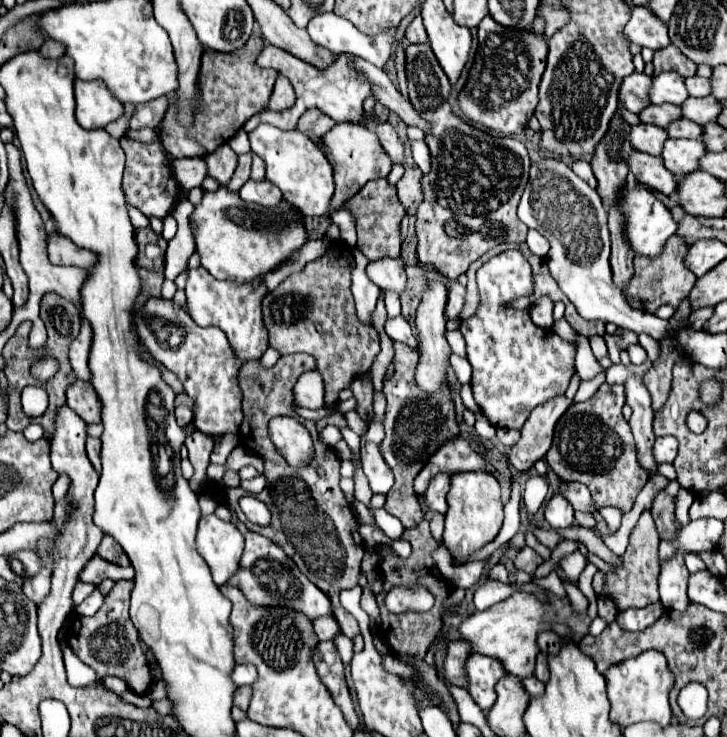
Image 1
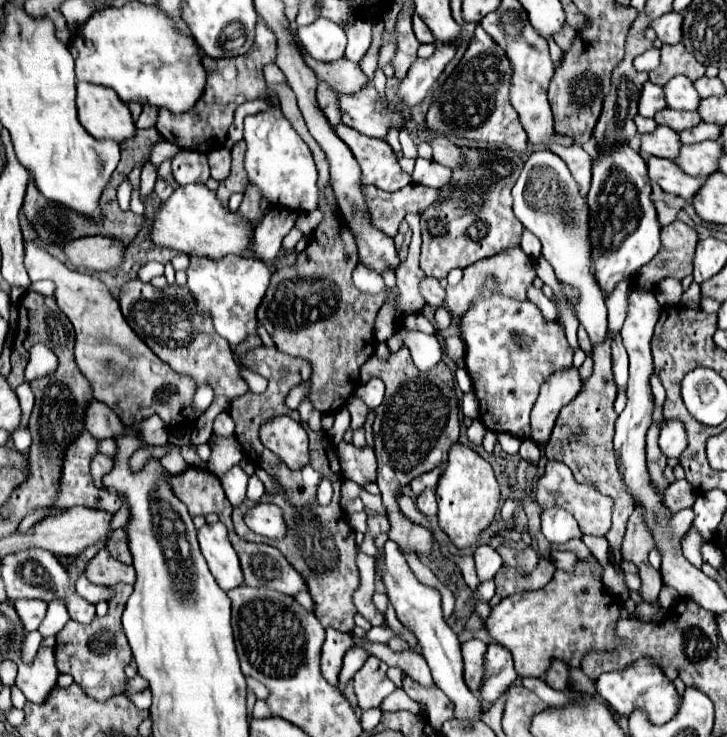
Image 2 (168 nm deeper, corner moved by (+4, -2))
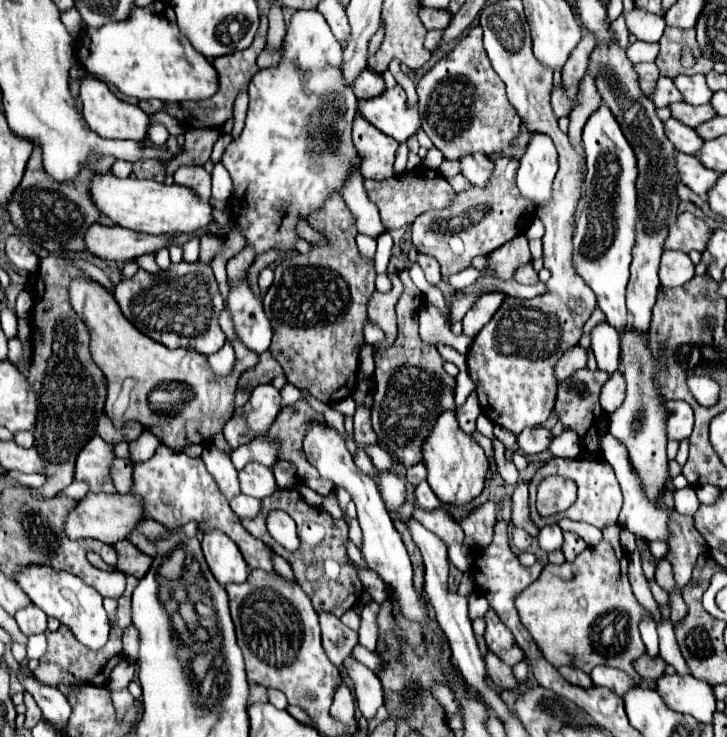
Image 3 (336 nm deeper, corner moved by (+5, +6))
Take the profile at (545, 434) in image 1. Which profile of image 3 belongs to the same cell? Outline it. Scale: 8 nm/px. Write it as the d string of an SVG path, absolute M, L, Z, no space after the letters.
M574 346L562 354L562 358L554 366L556 382L564 382L568 376L572 376L576 370L586 368L586 350L580 346Z

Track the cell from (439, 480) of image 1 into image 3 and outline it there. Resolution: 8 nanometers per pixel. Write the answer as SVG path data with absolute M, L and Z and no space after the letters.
M422 482L422 484L416 486L416 502L424 510L436 510L436 508L442 506L442 502L436 498L436 494L428 486L428 482Z

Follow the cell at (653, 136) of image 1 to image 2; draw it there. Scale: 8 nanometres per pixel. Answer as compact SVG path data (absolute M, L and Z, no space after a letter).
M657 126L651 134L643 134L641 138L641 150L657 156L657 158L675 158L679 156L679 148L683 146L679 132L667 128L667 126Z

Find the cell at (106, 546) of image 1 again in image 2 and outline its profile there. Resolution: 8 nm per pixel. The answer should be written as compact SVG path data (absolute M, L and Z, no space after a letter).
M117 528L109 540L107 540L107 550L111 552L113 558L121 560L123 564L131 564L131 552L127 548L127 534L125 534L125 528Z

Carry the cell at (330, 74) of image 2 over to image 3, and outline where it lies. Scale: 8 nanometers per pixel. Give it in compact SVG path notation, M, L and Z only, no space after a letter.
M364 68L358 74L358 78L352 82L352 88L354 88L356 98L366 98L366 96L378 96L378 92L382 92L382 88L386 88L386 86L378 72Z

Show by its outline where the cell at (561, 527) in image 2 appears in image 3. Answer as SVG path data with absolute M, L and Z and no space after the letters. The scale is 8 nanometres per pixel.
M554 524L554 526L544 526L542 530L540 530L540 534L538 534L538 540L540 540L540 546L546 550L546 552L552 552L552 550L556 550L556 548L560 548L562 546L562 530L560 530L560 526L558 524Z

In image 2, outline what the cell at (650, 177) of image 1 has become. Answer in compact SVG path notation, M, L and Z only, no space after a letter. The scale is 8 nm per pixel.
M653 156L653 158L649 158L647 168L649 168L649 178L653 182L657 182L665 192L681 196L687 202L693 200L695 192L699 192L699 188L703 186L703 180L705 180L699 176L683 174L683 170L673 160L667 160L667 158Z

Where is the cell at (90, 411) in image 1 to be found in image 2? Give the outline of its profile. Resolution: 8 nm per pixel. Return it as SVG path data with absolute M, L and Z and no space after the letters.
M93 400L85 412L85 430L91 432L91 436L97 440L119 438L125 434L125 426L119 416L99 400Z

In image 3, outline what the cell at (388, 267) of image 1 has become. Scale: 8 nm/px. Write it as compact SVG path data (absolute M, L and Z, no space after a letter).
M358 168L350 170L344 186L340 188L340 196L344 198L346 206L350 208L350 212L356 218L358 234L378 238L380 234L386 232L386 228L380 220L380 214L378 214L378 206L368 198L368 194L364 190L364 178Z

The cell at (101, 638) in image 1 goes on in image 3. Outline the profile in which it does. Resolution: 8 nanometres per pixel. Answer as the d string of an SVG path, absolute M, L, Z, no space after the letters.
M128 576L128 584L124 594L118 600L118 610L116 610L116 618L110 622L110 638L106 642L104 648L100 650L90 650L84 644L80 644L76 640L76 636L70 632L70 628L60 626L56 632L46 632L48 638L48 650L46 654L40 658L40 666L34 670L34 676L38 676L38 680L42 680L44 684L56 686L58 682L68 684L92 684L92 686L106 686L110 680L110 672L126 658L124 656L124 646L122 646L122 636L124 636L124 628L128 628L130 624L130 596L132 590L136 588L138 580L134 576Z

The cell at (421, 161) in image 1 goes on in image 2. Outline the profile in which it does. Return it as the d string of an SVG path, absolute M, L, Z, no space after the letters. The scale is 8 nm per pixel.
M417 158L415 170L413 170L413 182L443 188L443 186L447 186L451 182L451 170L437 164L435 160Z

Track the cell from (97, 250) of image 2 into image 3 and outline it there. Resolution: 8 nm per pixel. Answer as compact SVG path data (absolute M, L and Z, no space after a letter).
M92 224L84 236L86 252L116 262L128 262L142 254L154 254L168 242L170 240L162 240L162 236L150 236L122 226L104 226L104 224Z

